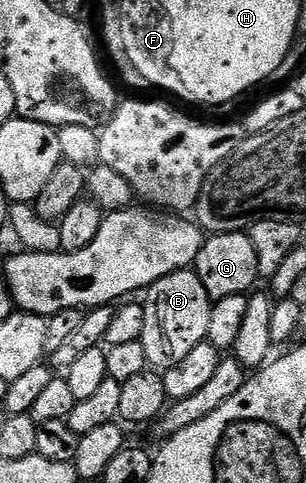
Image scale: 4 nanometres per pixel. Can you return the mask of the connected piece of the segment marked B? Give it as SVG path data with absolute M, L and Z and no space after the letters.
M193 268L169 273L164 279L155 281L145 290L144 297L142 346L147 362L155 370L165 371L180 363L180 359L184 359L192 347L206 340L212 302L208 291L204 291L204 283L200 283Z

